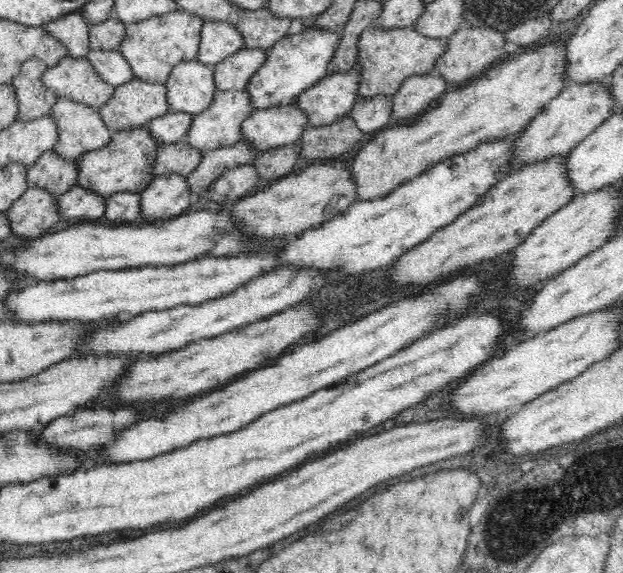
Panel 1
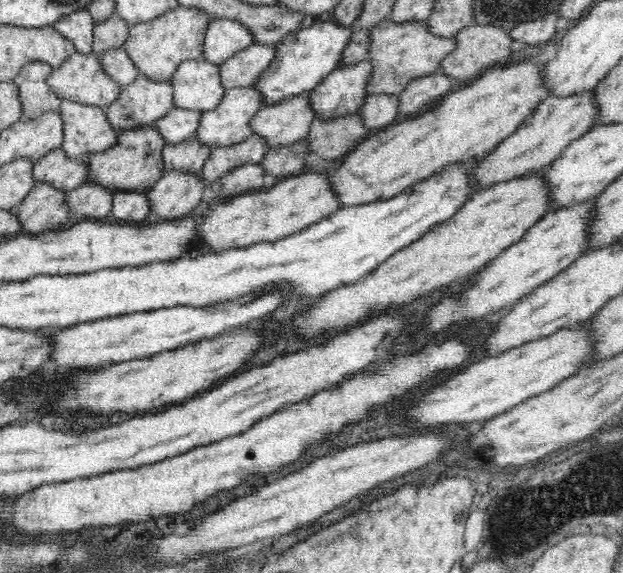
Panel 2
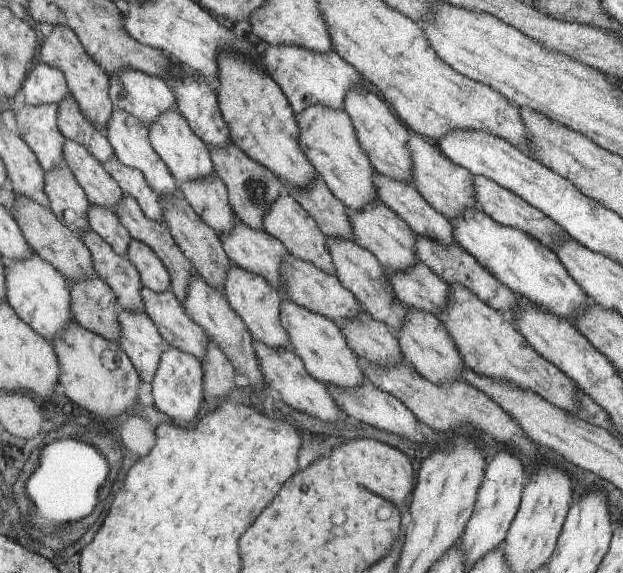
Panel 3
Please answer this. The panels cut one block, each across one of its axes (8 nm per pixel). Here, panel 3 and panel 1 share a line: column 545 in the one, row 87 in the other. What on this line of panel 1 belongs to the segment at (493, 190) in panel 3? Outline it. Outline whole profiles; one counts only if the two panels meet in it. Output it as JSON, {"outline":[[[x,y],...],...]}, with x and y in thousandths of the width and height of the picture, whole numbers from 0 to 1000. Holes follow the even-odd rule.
{"outline":[[[385,86],[364,98],[356,108],[340,115],[347,159],[388,159],[396,143],[416,122],[424,106],[427,86]]]}

